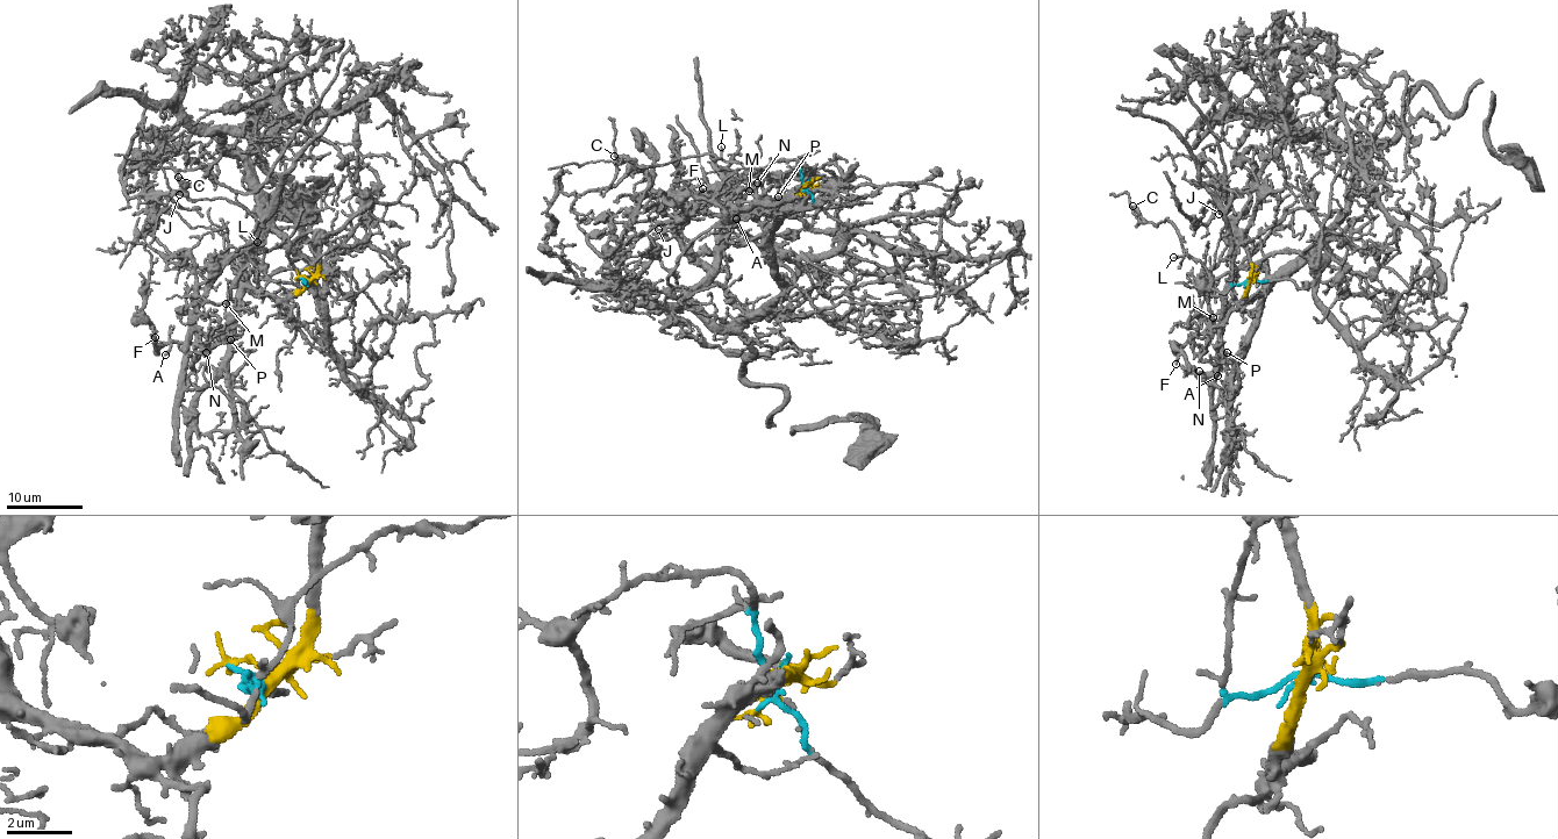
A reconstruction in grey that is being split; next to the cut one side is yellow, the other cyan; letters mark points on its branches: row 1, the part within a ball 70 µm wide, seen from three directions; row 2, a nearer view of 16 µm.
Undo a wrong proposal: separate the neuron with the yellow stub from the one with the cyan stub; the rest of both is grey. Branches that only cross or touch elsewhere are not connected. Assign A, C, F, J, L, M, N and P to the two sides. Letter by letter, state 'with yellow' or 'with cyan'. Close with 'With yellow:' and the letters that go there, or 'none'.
A: with yellow
C: with cyan
F: with yellow
J: with cyan
L: with cyan
M: with yellow
N: with yellow
P: with yellow
With yellow: A, F, M, N, P

